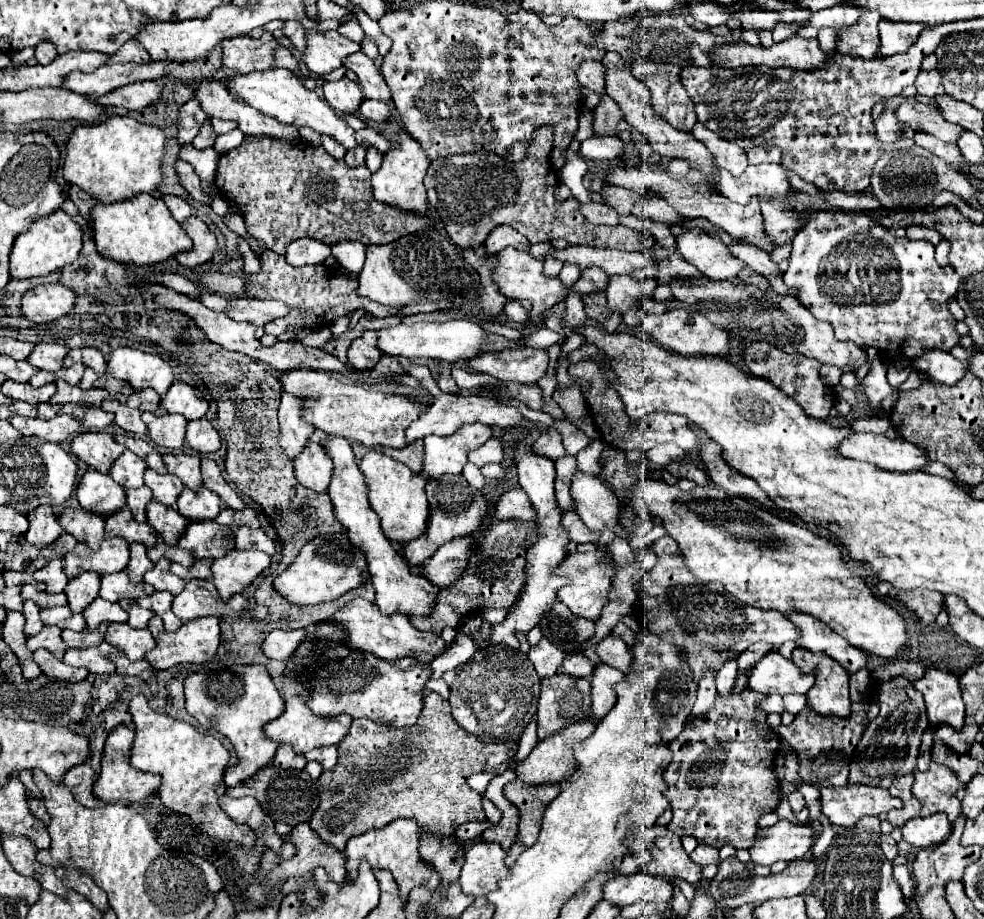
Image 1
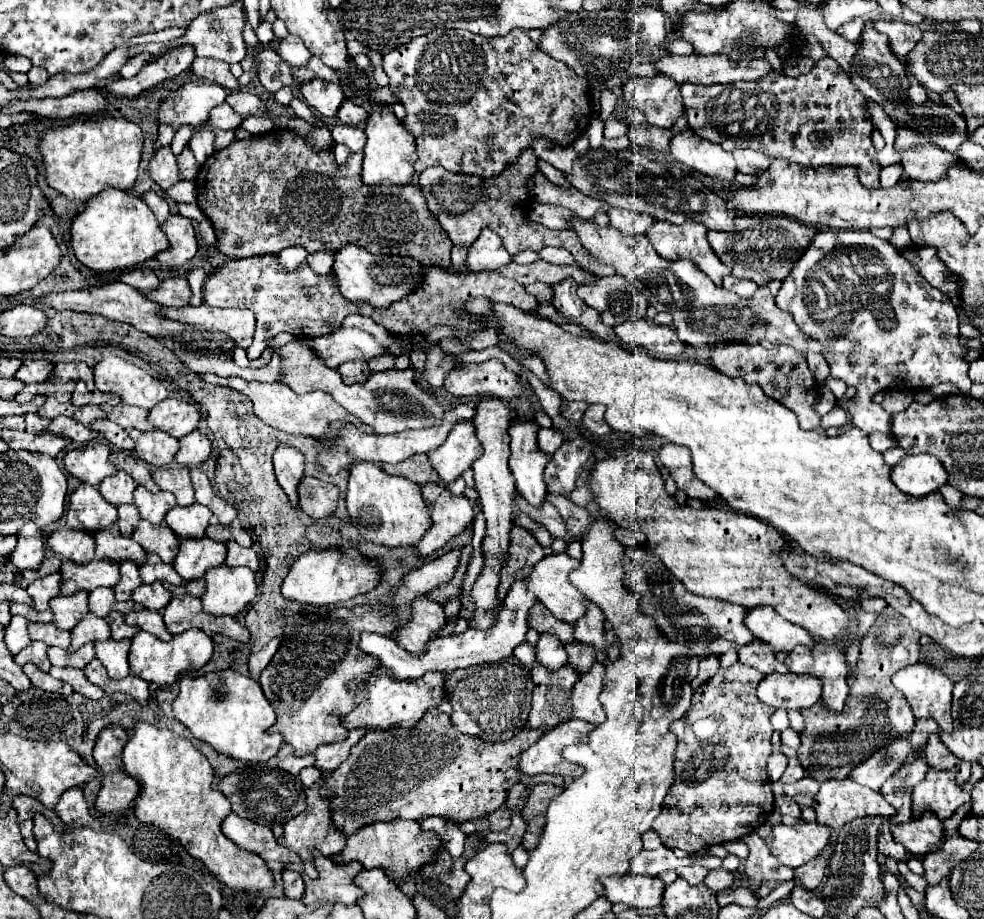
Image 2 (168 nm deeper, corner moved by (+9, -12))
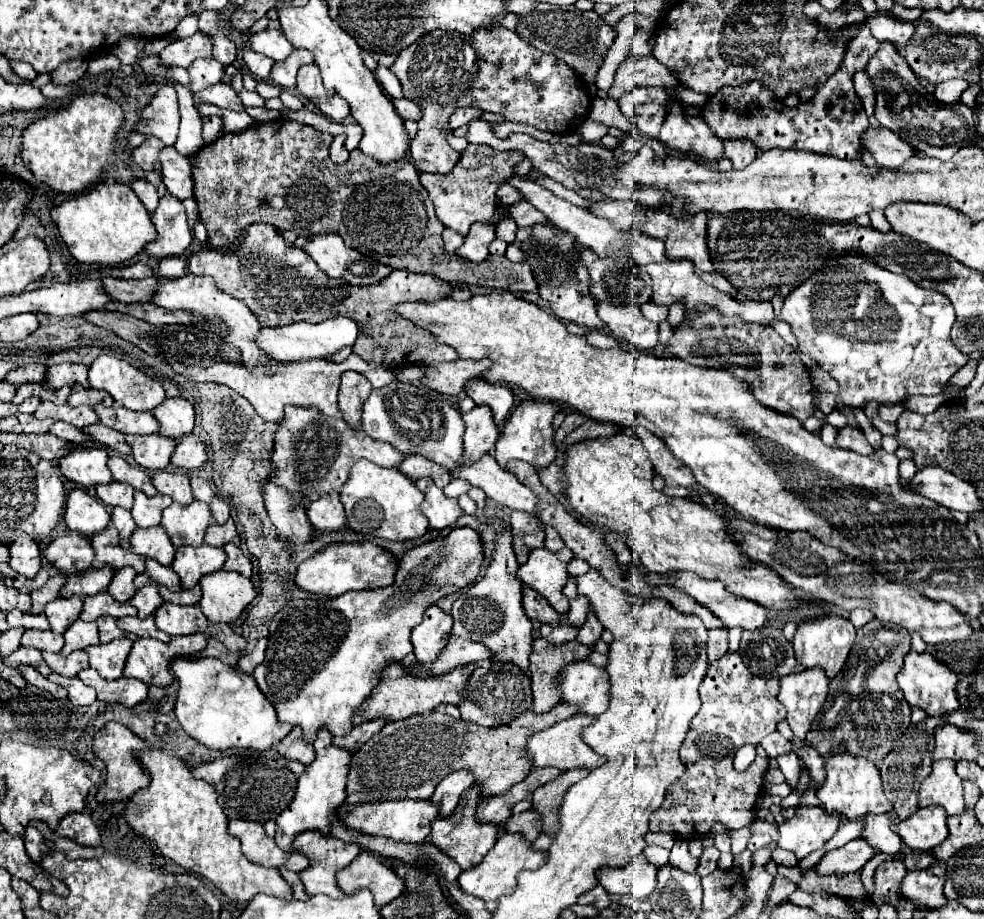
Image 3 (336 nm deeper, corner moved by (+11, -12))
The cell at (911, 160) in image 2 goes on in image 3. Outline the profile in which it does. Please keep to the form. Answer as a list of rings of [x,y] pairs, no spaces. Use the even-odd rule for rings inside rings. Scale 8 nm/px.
[[[870,126],[866,136],[862,136],[862,144],[874,156],[876,164],[884,168],[898,168],[906,158],[916,154],[908,142],[884,126]]]

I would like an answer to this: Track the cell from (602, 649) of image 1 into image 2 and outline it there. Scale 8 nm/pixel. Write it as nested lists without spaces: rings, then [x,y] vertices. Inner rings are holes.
[[[592,602],[588,612],[574,626],[574,640],[596,648],[596,662],[606,662],[606,638],[604,638],[604,614]]]

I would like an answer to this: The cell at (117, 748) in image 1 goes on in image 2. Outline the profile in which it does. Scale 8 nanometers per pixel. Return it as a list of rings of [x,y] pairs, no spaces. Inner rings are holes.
[[[106,726],[94,746],[94,760],[104,772],[102,786],[96,796],[100,812],[116,812],[134,804],[140,786],[124,772],[122,748],[128,742],[128,732],[120,726]]]

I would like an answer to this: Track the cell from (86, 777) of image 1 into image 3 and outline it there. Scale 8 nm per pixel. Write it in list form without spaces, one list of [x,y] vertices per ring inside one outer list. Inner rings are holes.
[[[68,814],[60,820],[56,834],[60,838],[70,838],[82,846],[100,846],[100,832],[90,816]]]

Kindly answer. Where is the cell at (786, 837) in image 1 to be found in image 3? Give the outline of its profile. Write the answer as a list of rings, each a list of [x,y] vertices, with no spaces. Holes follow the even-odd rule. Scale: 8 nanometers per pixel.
[[[802,806],[794,818],[778,826],[778,846],[796,852],[798,860],[802,860],[810,852],[822,848],[836,834],[840,822],[842,816],[838,816],[838,812],[830,814],[820,806]]]

